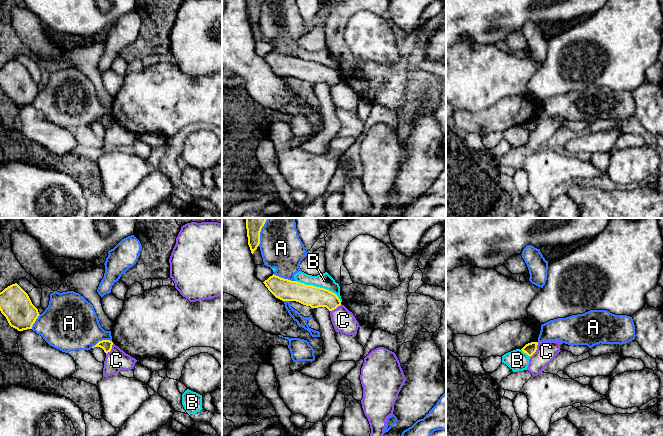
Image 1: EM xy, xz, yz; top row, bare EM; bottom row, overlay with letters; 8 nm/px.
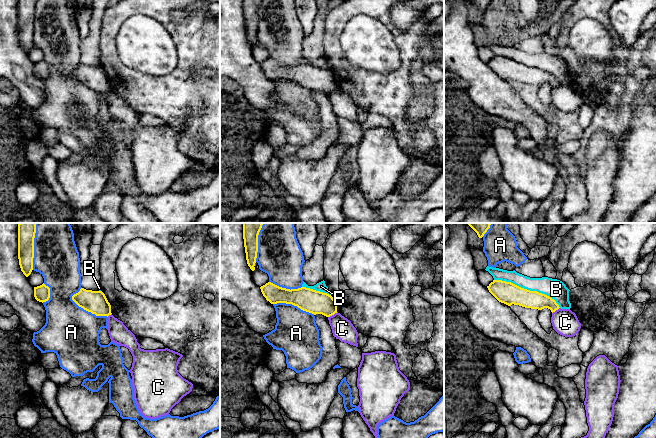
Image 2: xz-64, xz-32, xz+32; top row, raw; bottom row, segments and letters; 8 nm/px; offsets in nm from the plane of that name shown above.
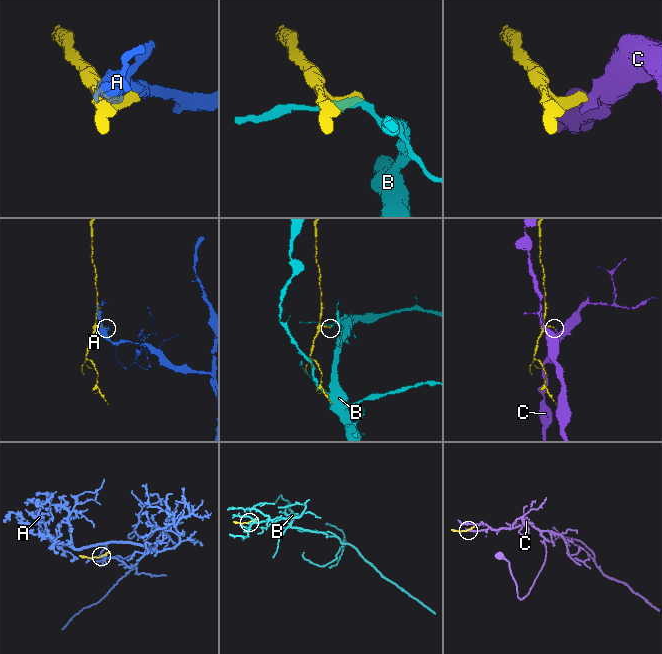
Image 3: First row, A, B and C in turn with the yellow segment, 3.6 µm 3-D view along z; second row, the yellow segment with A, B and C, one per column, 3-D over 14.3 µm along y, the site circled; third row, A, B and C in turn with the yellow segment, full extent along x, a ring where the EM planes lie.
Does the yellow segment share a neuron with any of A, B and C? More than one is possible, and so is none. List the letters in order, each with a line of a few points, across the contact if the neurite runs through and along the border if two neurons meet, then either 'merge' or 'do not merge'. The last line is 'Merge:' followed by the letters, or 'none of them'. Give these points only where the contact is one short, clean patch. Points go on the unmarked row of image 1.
A: do not merge
B: do not merge
C: line yz (538, 118), (536, 127), (530, 133); do not merge
Merge: none of them

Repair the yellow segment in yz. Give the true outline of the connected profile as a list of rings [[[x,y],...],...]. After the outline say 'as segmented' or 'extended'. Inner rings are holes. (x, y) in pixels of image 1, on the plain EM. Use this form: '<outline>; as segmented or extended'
[[[531,118],[526,120],[521,126],[528,132],[532,132],[537,126],[538,118]]]; as segmented

